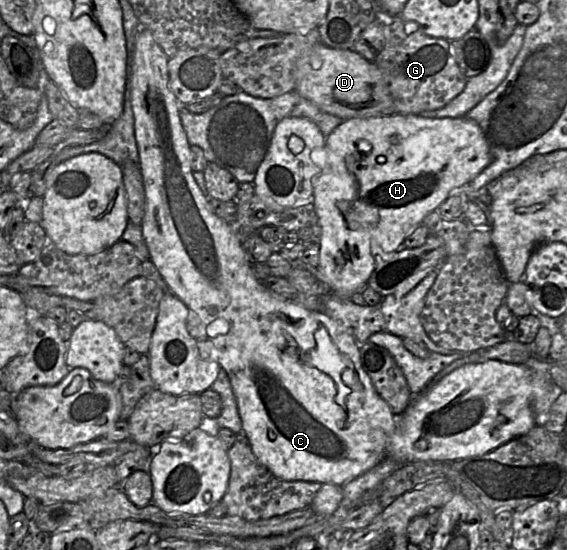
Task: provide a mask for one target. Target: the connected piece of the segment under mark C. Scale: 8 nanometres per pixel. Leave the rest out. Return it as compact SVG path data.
M140 28L136 35L131 65L131 106L135 120L139 164L146 194L146 212L141 226L144 241L150 252L150 259L163 276L171 292L178 296L189 309L197 313L206 326L207 336L216 348L216 361L229 376L237 400L243 432L258 460L277 478L284 481L332 483L343 486L345 483L376 467L387 457L387 447L396 428L397 416L393 414L389 405L377 393L369 375L362 367L360 344L355 339L352 331L346 325L330 318L323 311L314 311L274 296L254 276L252 264L248 261L242 248L242 238L239 237L230 224L213 213L209 205L209 199L203 194L193 177L190 143L180 118L180 106L182 105L169 88L168 61L169 57L155 41L151 31L147 28Z

